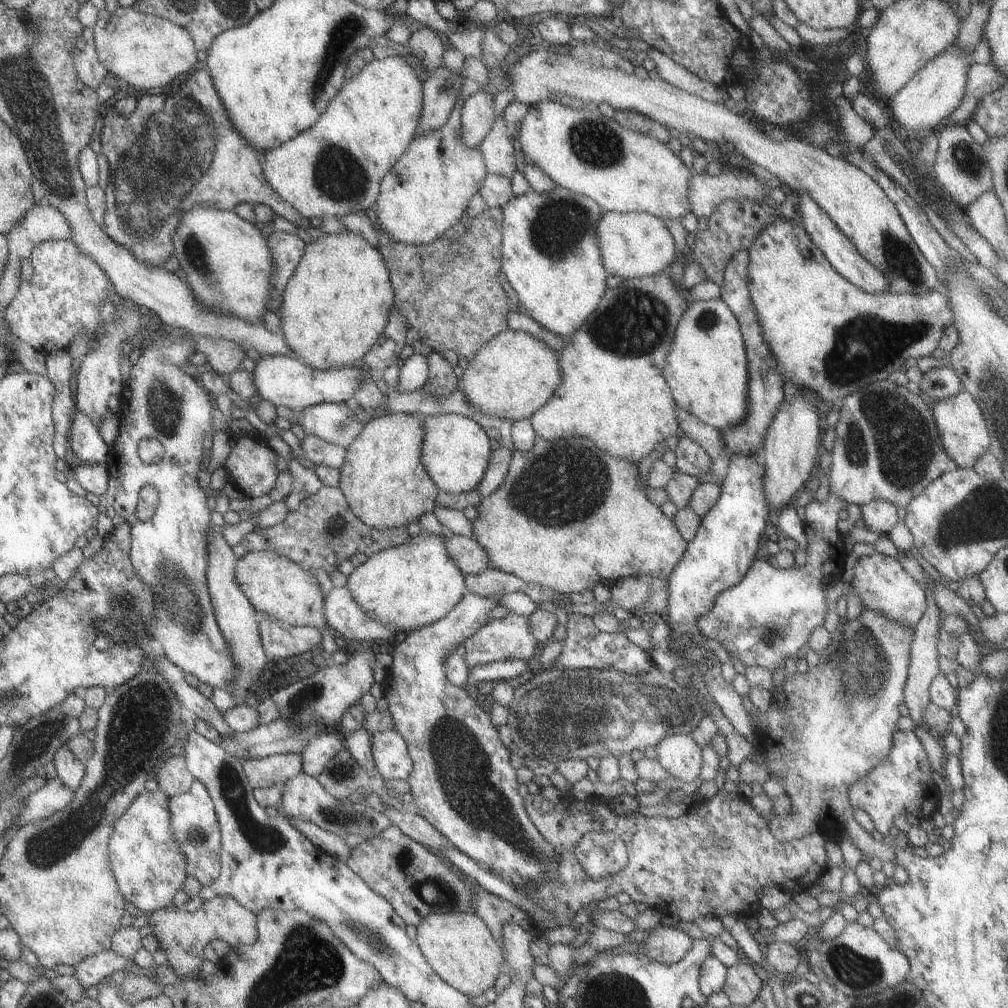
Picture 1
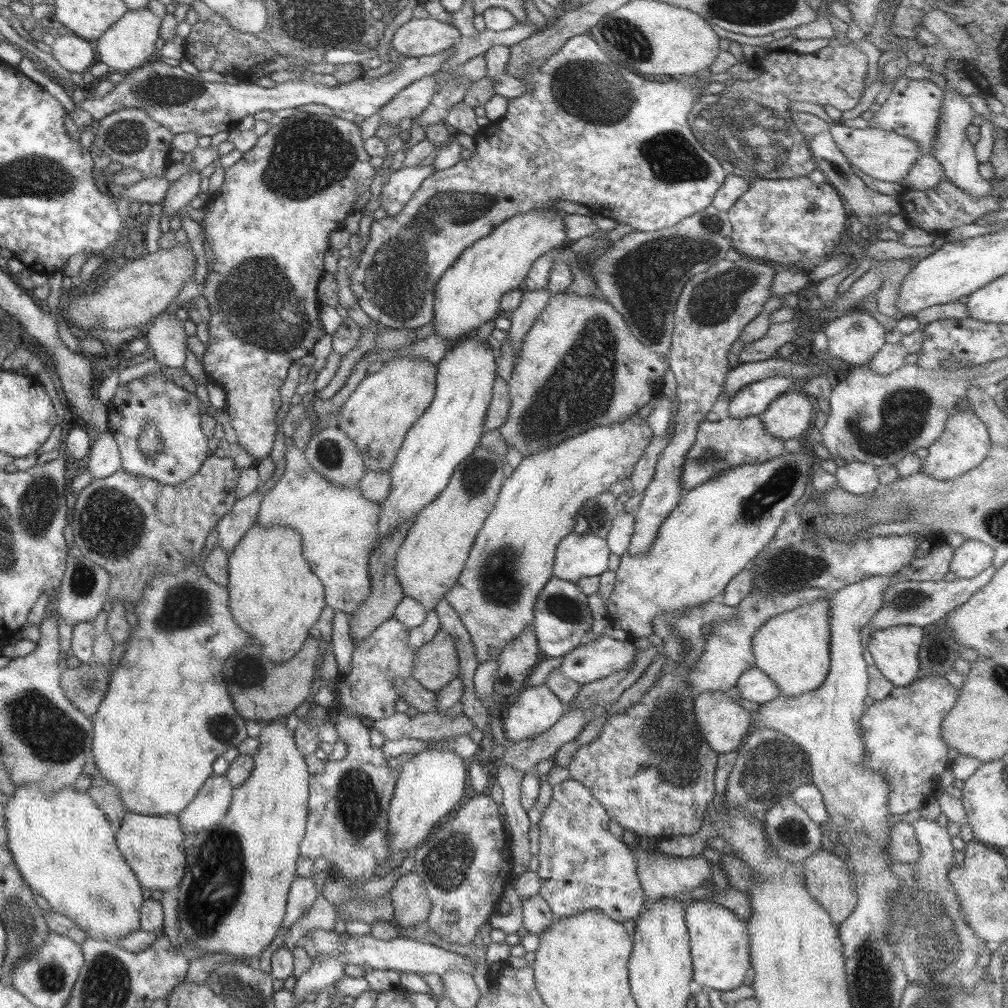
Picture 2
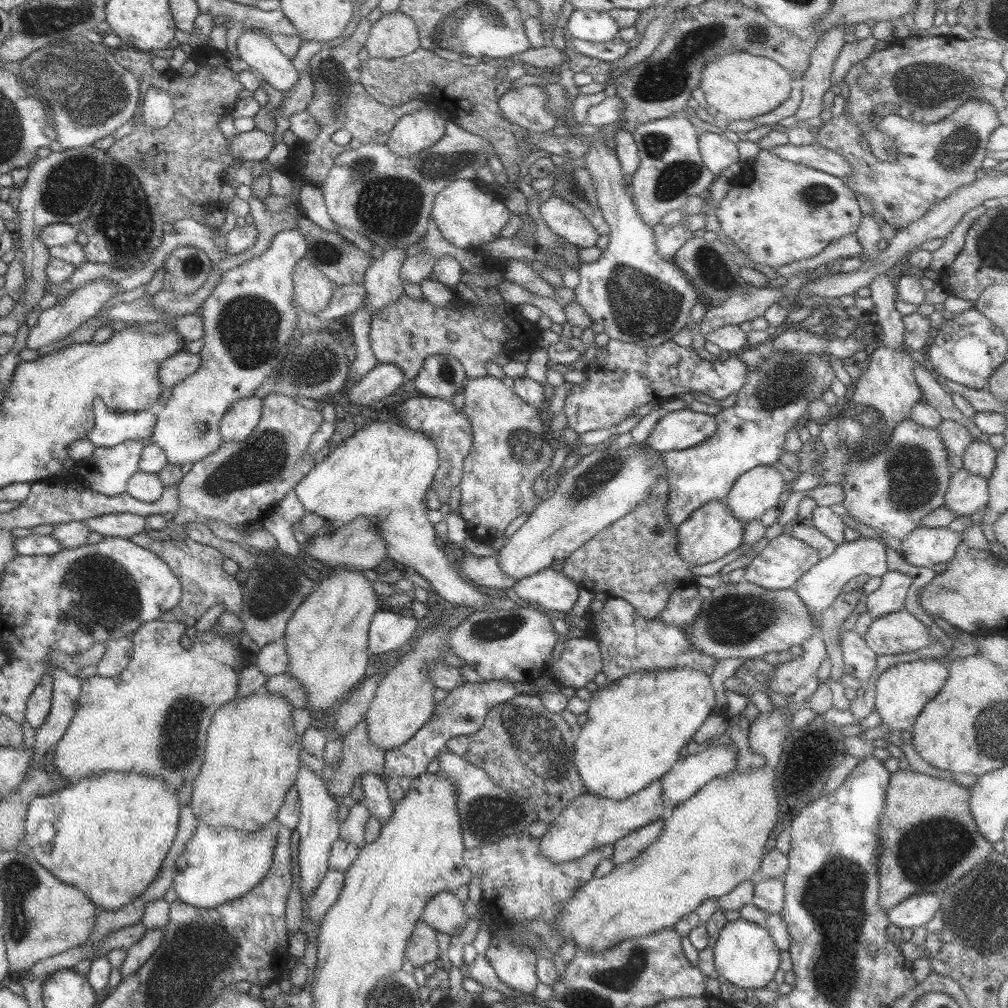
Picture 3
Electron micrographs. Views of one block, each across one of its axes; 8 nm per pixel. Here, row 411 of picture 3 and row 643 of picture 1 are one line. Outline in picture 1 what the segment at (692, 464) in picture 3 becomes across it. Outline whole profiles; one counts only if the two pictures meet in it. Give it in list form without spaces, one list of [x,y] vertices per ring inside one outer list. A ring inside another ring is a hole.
[[[828,492],[827,496],[823,498],[823,500],[811,500],[809,504],[802,508],[802,514],[805,514],[805,521],[802,522],[803,524],[803,532],[805,534],[805,546],[803,552],[800,556],[797,556],[797,559],[803,561],[803,564],[799,566],[796,561],[796,565],[791,566],[791,568],[774,568],[772,565],[769,565],[767,562],[763,562],[763,560],[754,559],[751,561],[747,572],[743,575],[743,578],[736,582],[733,586],[726,588],[723,592],[719,592],[716,595],[715,600],[713,601],[713,606],[709,607],[709,610],[703,616],[699,616],[699,620],[695,622],[697,624],[696,628],[699,628],[699,632],[718,642],[717,644],[721,644],[725,652],[729,654],[730,658],[736,658],[743,664],[744,667],[746,666],[759,666],[764,668],[765,670],[769,670],[769,672],[773,672],[775,668],[779,668],[779,666],[783,666],[785,664],[785,660],[787,658],[794,658],[798,655],[801,655],[805,650],[806,639],[808,638],[809,634],[811,634],[811,630],[815,630],[817,626],[822,626],[823,620],[825,620],[825,588],[827,588],[827,584],[831,582],[831,580],[837,580],[841,577],[843,572],[843,563],[845,557],[848,553],[848,543],[846,542],[845,536],[837,531],[837,520],[839,520],[839,512],[840,510],[845,509],[845,502],[843,500],[839,500],[839,498],[835,498],[831,492]]]

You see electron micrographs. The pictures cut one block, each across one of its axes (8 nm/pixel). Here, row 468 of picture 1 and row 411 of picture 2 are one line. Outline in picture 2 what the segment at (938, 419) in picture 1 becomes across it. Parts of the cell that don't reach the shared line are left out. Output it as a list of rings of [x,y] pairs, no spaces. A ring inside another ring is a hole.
[[[958,412],[947,417],[941,434],[925,447],[927,455],[922,458],[920,470],[939,480],[951,480],[975,468],[988,453],[990,447],[985,425],[972,412]]]

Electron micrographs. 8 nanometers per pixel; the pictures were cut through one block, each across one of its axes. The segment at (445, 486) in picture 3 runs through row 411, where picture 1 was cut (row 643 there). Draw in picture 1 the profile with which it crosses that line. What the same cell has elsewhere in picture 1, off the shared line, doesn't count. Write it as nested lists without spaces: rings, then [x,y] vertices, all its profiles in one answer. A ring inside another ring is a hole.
[[[464,594],[459,602],[449,611],[443,618],[440,618],[433,624],[422,626],[417,630],[412,630],[403,635],[403,638],[398,639],[398,645],[395,646],[392,655],[392,663],[385,669],[385,676],[380,682],[382,686],[381,696],[387,701],[387,712],[391,716],[391,728],[395,730],[403,742],[407,745],[407,752],[409,753],[412,767],[409,776],[406,781],[409,784],[409,791],[406,795],[408,803],[405,809],[409,813],[413,813],[415,816],[424,818],[437,832],[440,832],[442,836],[451,843],[459,854],[463,853],[468,856],[474,863],[477,863],[480,867],[485,869],[487,872],[493,873],[498,876],[501,880],[507,882],[516,889],[519,886],[531,886],[531,882],[537,882],[539,878],[543,878],[543,874],[547,874],[547,870],[551,870],[551,866],[555,866],[555,858],[559,858],[559,854],[555,852],[555,846],[551,848],[545,838],[537,832],[533,823],[529,820],[525,809],[523,808],[522,798],[517,791],[517,780],[515,779],[515,769],[509,765],[509,754],[510,752],[503,747],[503,744],[497,737],[496,729],[491,725],[489,715],[485,713],[475,701],[465,694],[465,691],[461,688],[455,688],[451,684],[447,684],[445,680],[443,670],[443,660],[447,658],[447,654],[455,651],[457,644],[463,644],[464,640],[467,640],[472,634],[475,634],[476,630],[479,630],[480,626],[485,624],[487,619],[487,612],[497,604],[499,596],[477,596],[477,594]]]

